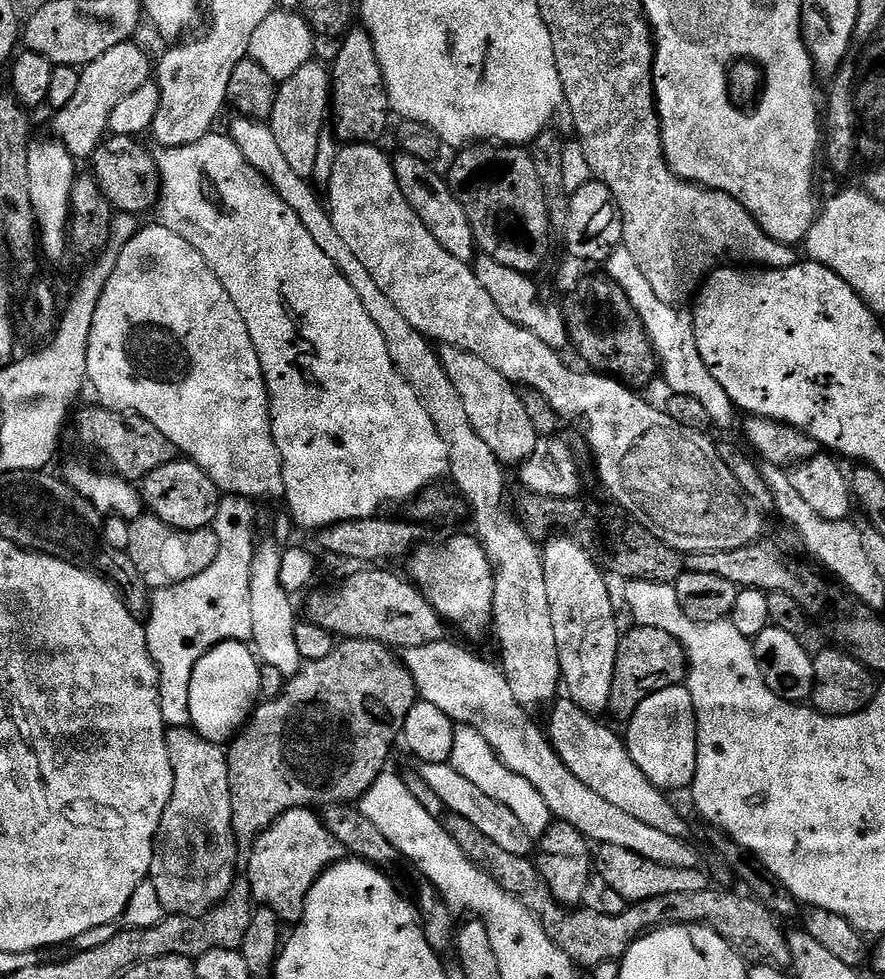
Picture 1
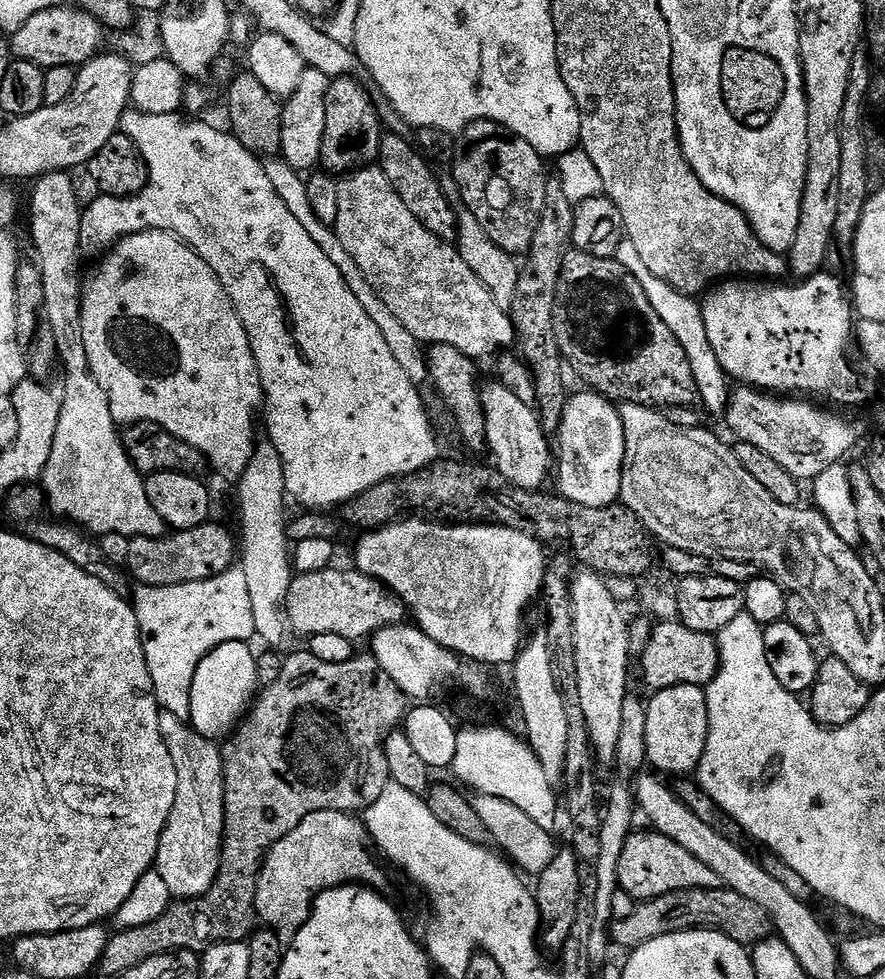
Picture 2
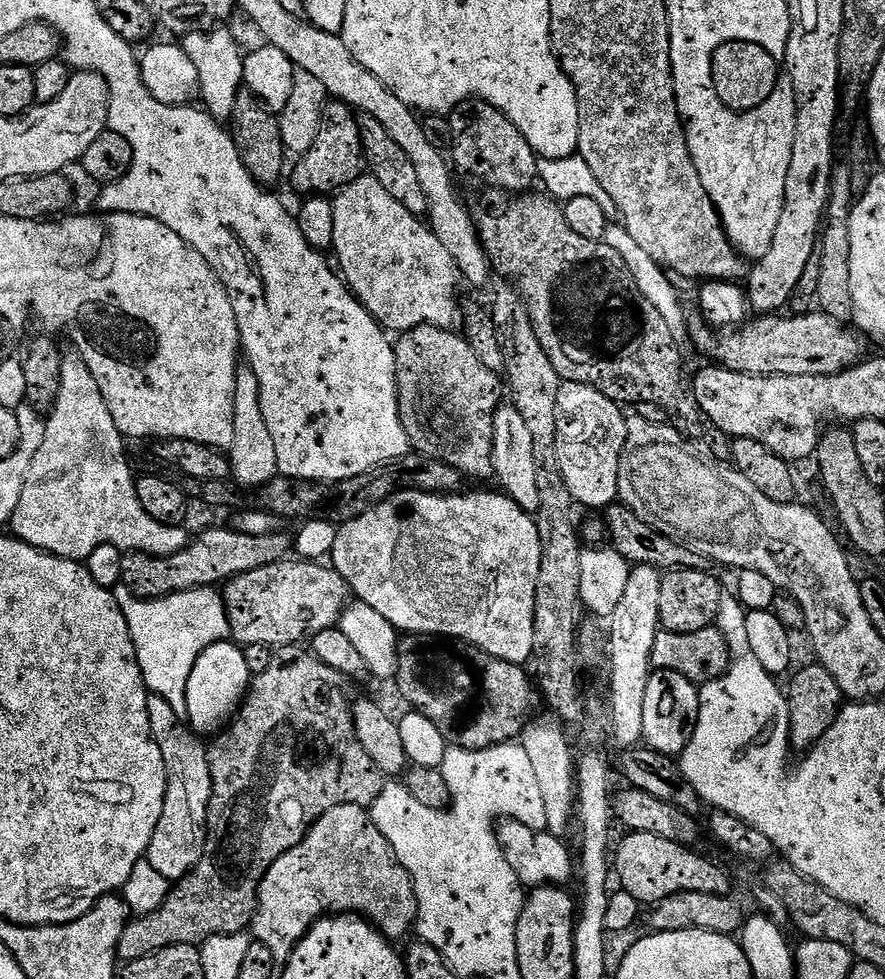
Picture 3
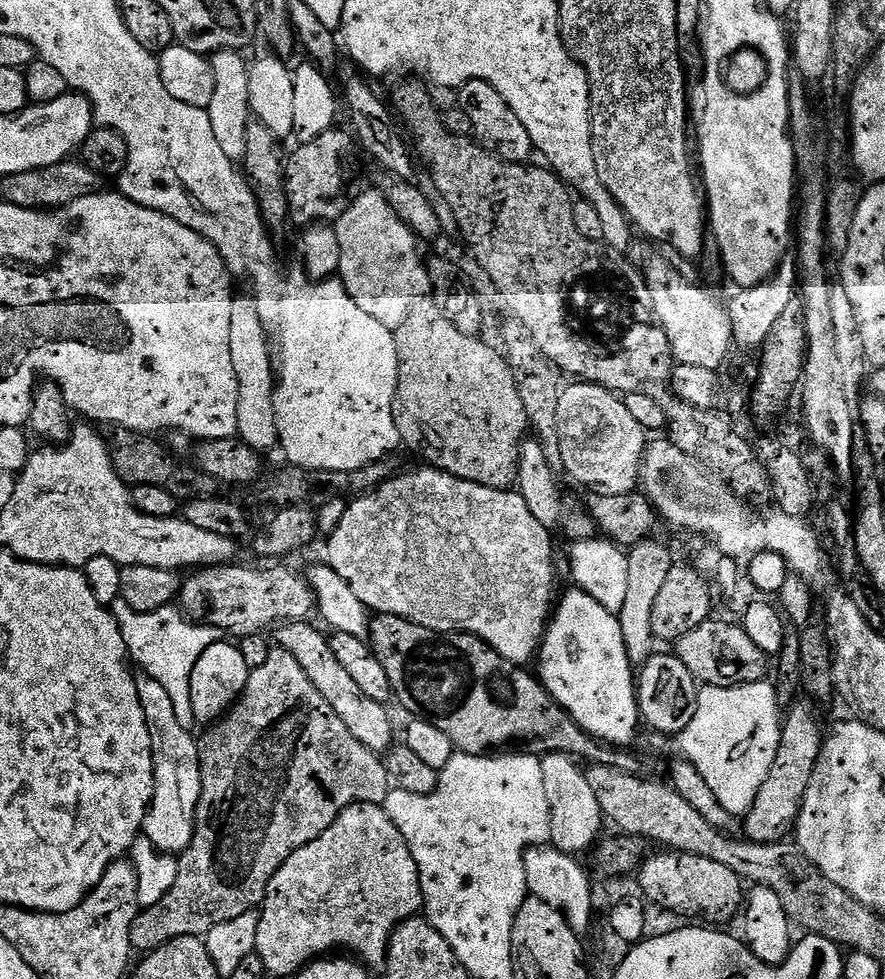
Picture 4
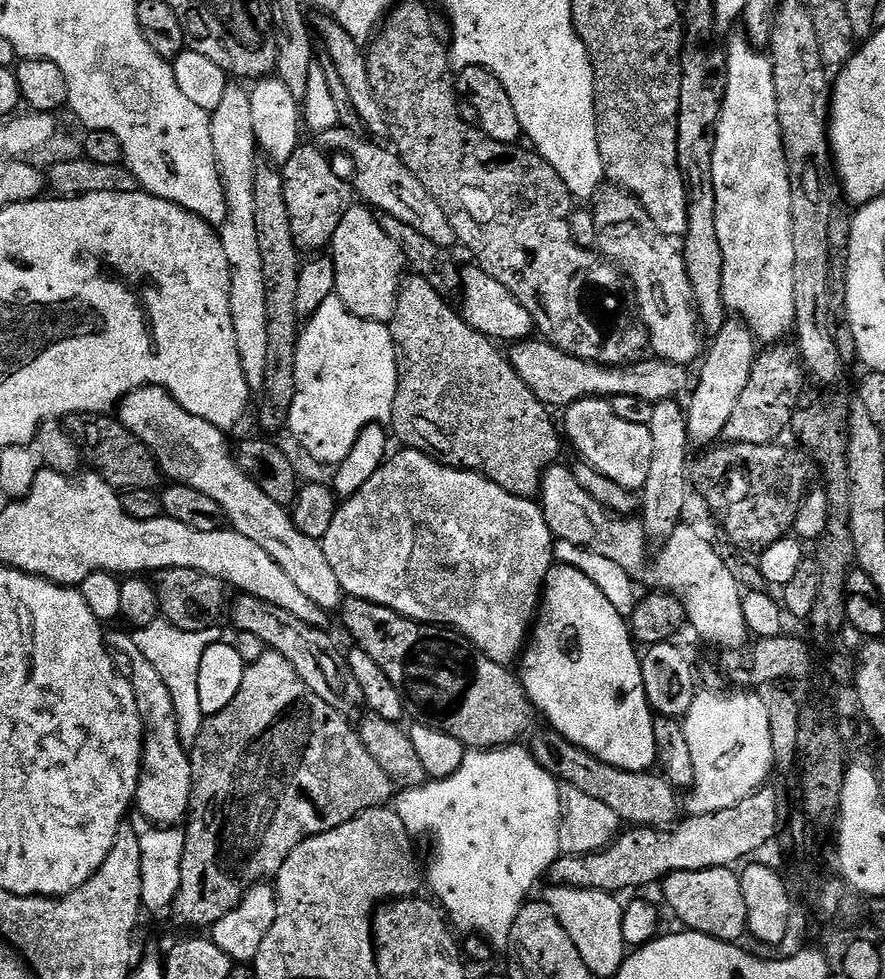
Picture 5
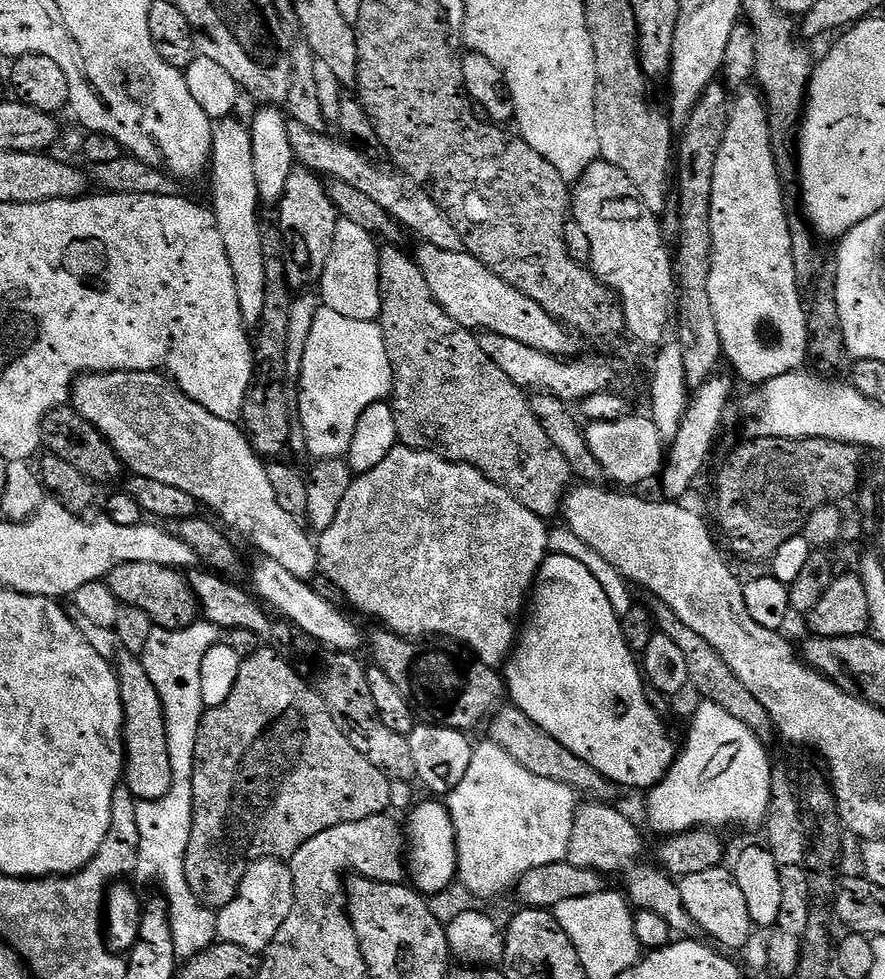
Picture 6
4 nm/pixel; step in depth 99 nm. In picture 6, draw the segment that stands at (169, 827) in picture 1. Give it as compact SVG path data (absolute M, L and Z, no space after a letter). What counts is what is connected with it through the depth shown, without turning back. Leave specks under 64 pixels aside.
M74 606L68 608L68 616L82 630L86 642L102 654L102 658L114 662L116 677L120 683L122 706L124 707L124 779L123 783L135 794L137 801L157 800L170 790L172 785L172 771L170 770L170 749L166 746L166 718L164 717L164 703L150 682L150 674L146 674L144 661L139 655L126 646L118 638L115 628L97 626L90 622L82 610Z

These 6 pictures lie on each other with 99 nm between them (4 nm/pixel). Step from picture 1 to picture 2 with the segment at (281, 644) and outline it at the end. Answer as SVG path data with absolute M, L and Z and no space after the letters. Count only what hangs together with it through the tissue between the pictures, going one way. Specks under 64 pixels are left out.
M264 438L260 444L253 447L248 465L246 466L240 479L240 536L238 532L238 560L246 574L246 590L250 594L250 606L252 607L252 617L256 627L256 636L264 639L268 646L280 644L284 640L286 633L286 617L284 615L284 599L288 596L288 588L292 585L294 569L292 567L292 557L290 555L290 541L286 531L286 515L284 516L284 500L286 493L284 490L284 471L274 450L272 441Z

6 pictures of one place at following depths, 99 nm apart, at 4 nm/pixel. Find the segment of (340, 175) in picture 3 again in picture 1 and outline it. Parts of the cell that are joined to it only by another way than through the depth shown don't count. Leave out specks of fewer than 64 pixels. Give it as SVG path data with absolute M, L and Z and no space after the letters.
M363 26L349 28L339 44L336 61L330 64L330 128L337 141L344 144L371 144L379 141L379 136L387 130L390 117L390 101L382 66L378 62L374 42Z

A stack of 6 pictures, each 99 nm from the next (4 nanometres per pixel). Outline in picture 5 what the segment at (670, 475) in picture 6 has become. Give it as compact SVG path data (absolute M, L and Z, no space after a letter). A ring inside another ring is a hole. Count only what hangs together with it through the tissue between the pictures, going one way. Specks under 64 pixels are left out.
M728 318L719 325L712 345L707 345L699 365L700 377L695 377L694 387L686 400L686 421L689 441L693 445L708 444L719 441L736 405L742 389L750 377L752 364L758 355L758 346L751 330L739 319ZM708 352L708 353L707 353ZM704 360L704 365L703 364ZM696 388L696 389L695 389ZM692 396L692 397L691 397ZM711 440L716 440L712 441Z

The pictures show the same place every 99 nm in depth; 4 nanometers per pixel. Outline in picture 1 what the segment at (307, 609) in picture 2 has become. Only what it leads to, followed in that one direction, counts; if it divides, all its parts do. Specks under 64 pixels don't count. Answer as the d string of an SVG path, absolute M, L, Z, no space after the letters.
M372 566L369 572L356 572L340 584L337 592L316 592L308 600L307 619L313 624L322 626L337 638L349 640L377 640L396 650L426 646L430 642L445 639L446 621L430 606L430 602L420 593L419 587L403 575L395 576L392 572L383 572L383 567Z

